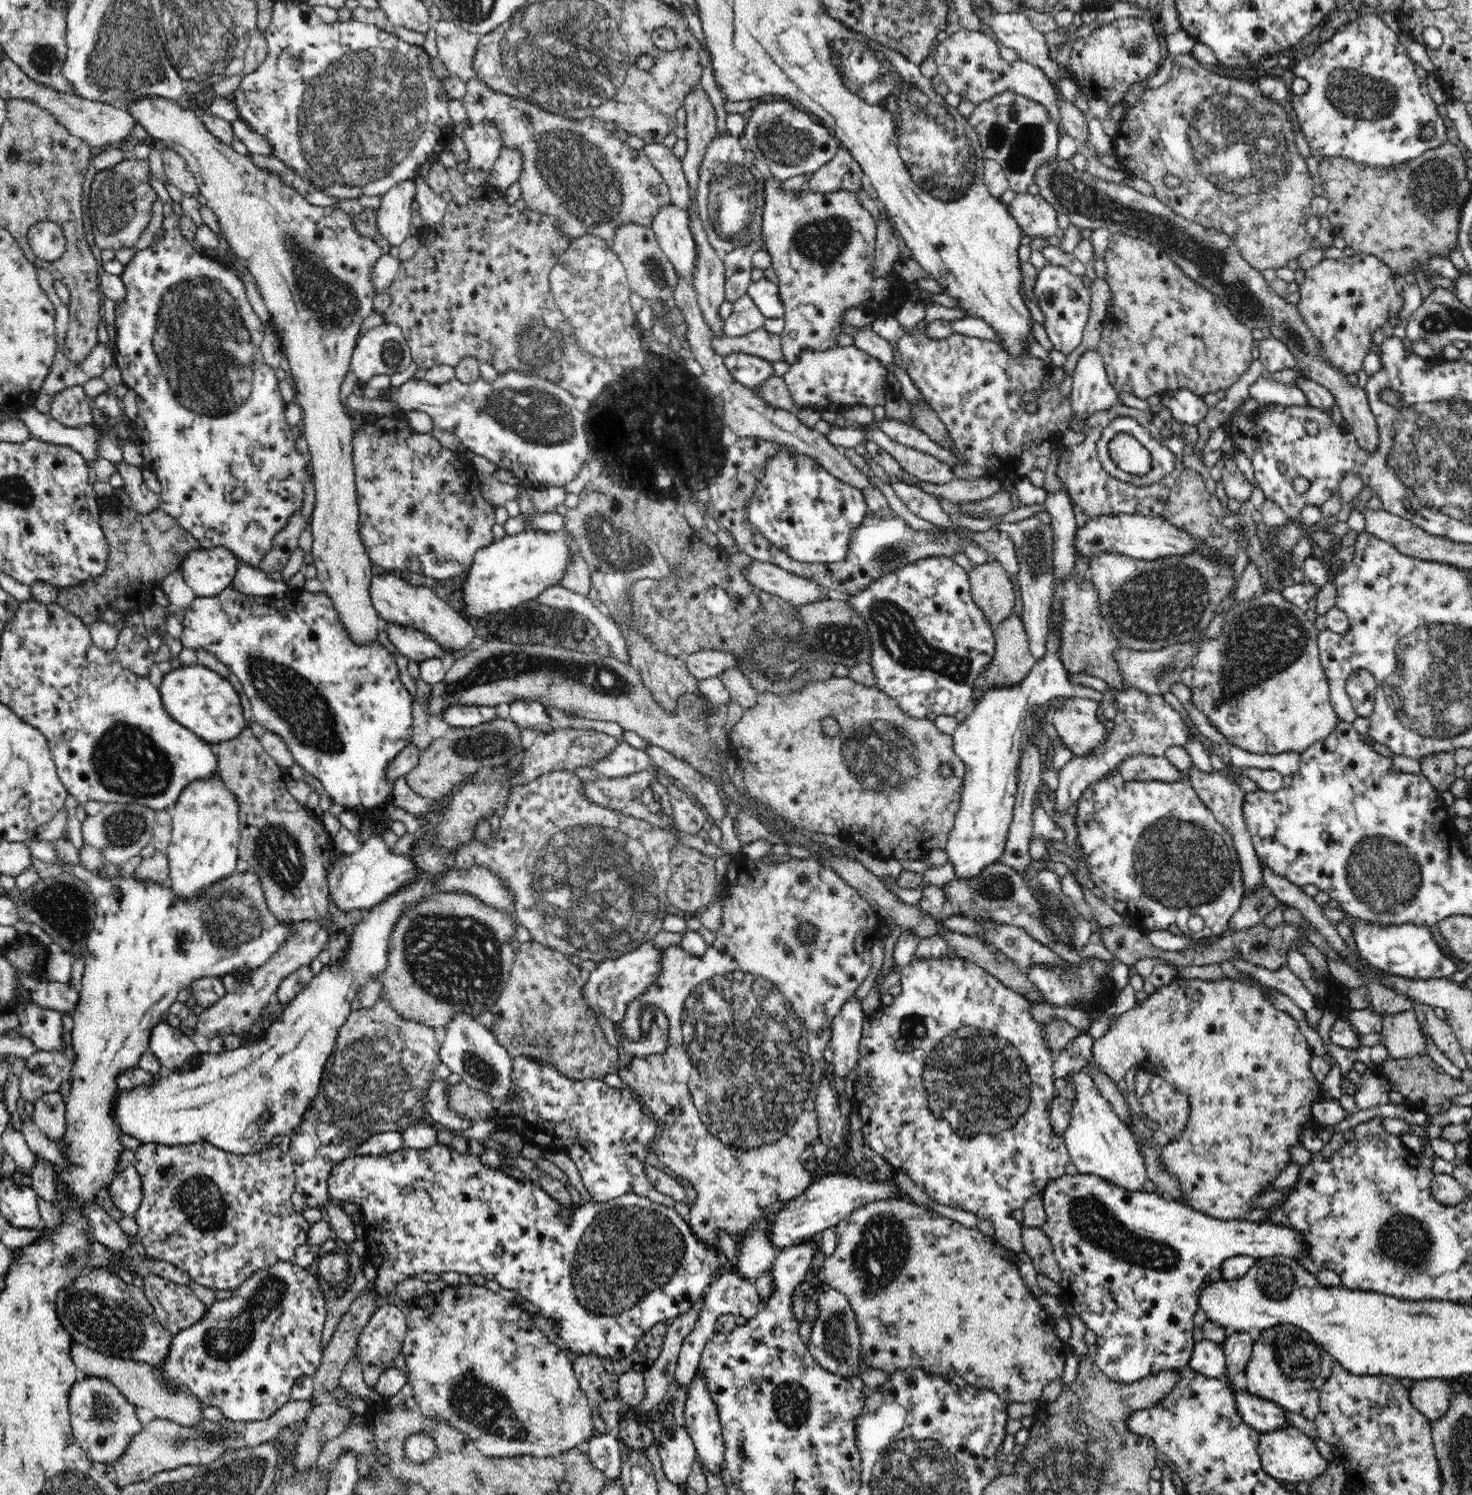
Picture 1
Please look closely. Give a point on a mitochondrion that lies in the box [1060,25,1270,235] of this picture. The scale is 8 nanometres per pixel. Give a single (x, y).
(1136, 49)

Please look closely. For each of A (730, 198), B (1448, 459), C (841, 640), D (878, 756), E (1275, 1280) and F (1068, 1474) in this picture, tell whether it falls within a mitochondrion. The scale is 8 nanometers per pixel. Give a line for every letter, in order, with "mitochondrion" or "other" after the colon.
A: mitochondrion
B: mitochondrion
C: mitochondrion
D: mitochondrion
E: mitochondrion
F: mitochondrion

